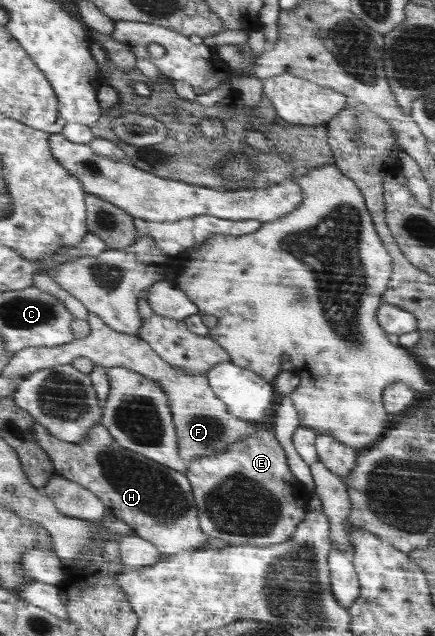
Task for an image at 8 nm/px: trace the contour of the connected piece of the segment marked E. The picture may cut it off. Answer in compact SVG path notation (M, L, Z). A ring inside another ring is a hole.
M294 372L278 374L272 380L275 387L275 398L271 401L271 407L260 421L252 422L256 429L252 435L242 439L235 445L228 447L228 451L214 456L196 458L188 462L187 478L193 486L196 507L199 508L199 522L203 533L208 538L218 538L229 545L252 545L265 547L268 545L280 545L290 540L298 530L298 526L305 521L310 512L307 507L309 494L304 492L304 484L300 484L294 474L288 470L286 456L282 446L274 438L274 410L278 400L288 396L298 386L298 376Z

